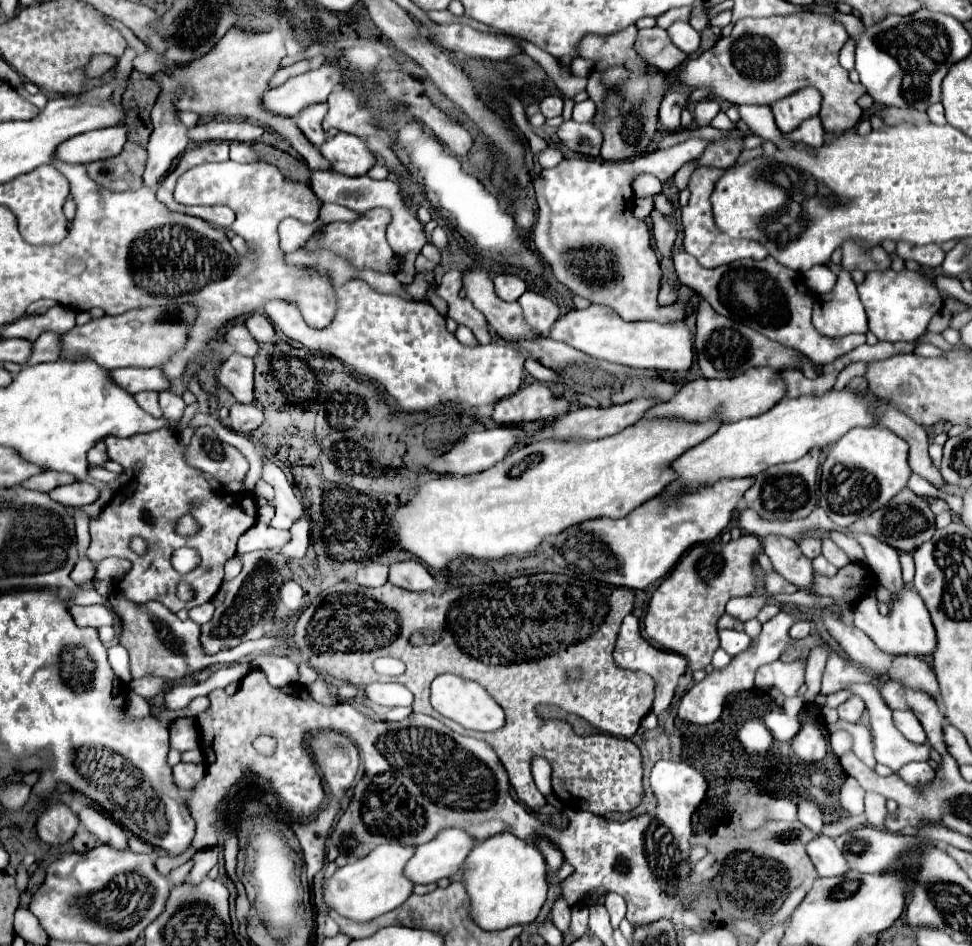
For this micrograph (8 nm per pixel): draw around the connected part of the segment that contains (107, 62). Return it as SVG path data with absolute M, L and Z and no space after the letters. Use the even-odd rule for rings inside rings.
M94 57L94 59L90 61L90 65L86 67L86 77L88 77L88 79L102 77L112 65L114 65L114 61L112 61L110 57Z

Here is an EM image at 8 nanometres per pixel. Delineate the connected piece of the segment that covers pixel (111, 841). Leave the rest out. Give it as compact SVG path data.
M86 807L86 809L82 809L78 813L78 819L88 831L92 831L98 837L98 841L102 841L102 843L106 843L110 847L118 847L118 849L126 847L124 829L114 819L104 815L100 809Z

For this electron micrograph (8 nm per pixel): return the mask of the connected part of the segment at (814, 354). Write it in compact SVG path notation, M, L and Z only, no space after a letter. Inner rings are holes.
M676 251L672 257L676 265L678 283L690 287L700 297L704 297L714 307L714 311L728 319L754 327L772 341L802 351L808 359L812 359L818 365L834 363L838 357L864 345L866 341L864 335L846 335L842 339L826 339L818 335L818 331L814 331L810 323L814 295L810 295L810 289L804 283L804 275L788 267L782 267L774 261L774 257L766 257L762 261L742 259L740 263L736 263L738 267L722 265L716 269L702 267L686 251Z

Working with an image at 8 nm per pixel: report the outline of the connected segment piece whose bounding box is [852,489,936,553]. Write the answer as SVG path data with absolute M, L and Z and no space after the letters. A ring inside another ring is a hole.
M902 489L884 509L878 509L872 515L868 515L866 519L862 519L860 523L854 523L852 531L854 529L856 531L866 531L866 533L882 539L884 543L892 545L894 549L910 553L934 535L936 525L934 525L934 513L932 513L928 501L924 497L914 495L910 489ZM886 519L888 519L888 523L886 523Z

